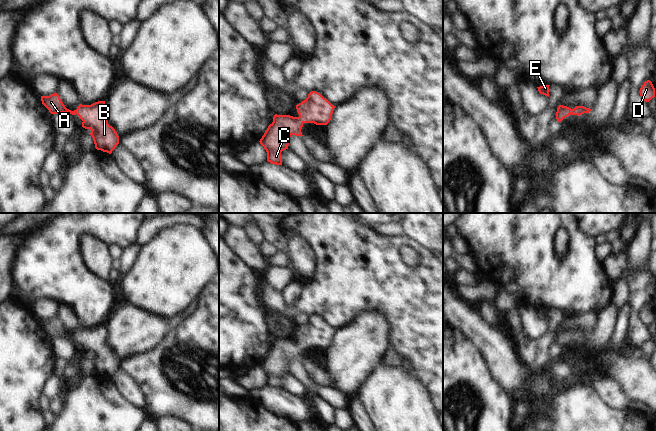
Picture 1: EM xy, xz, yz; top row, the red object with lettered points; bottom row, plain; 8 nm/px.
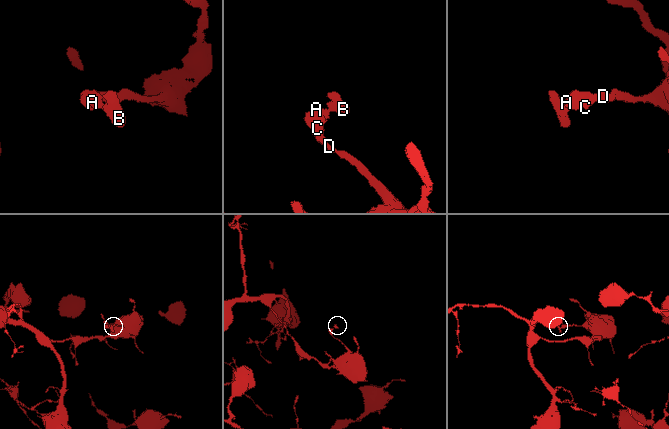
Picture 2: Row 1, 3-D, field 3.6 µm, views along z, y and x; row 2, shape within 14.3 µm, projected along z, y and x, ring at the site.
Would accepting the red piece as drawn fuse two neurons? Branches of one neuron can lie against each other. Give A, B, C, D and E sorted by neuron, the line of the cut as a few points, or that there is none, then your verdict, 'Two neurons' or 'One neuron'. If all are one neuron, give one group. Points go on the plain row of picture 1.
Groups: A B C D E. No split. One neuron

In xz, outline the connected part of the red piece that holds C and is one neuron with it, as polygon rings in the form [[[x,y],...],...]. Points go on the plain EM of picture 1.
[[[312,315],[304,325],[296,329],[298,341],[275,338],[273,346],[259,365],[267,376],[267,385],[282,389],[281,376],[288,373],[289,362],[292,359],[303,360],[301,353],[304,347],[327,349],[334,332],[320,317]]]

